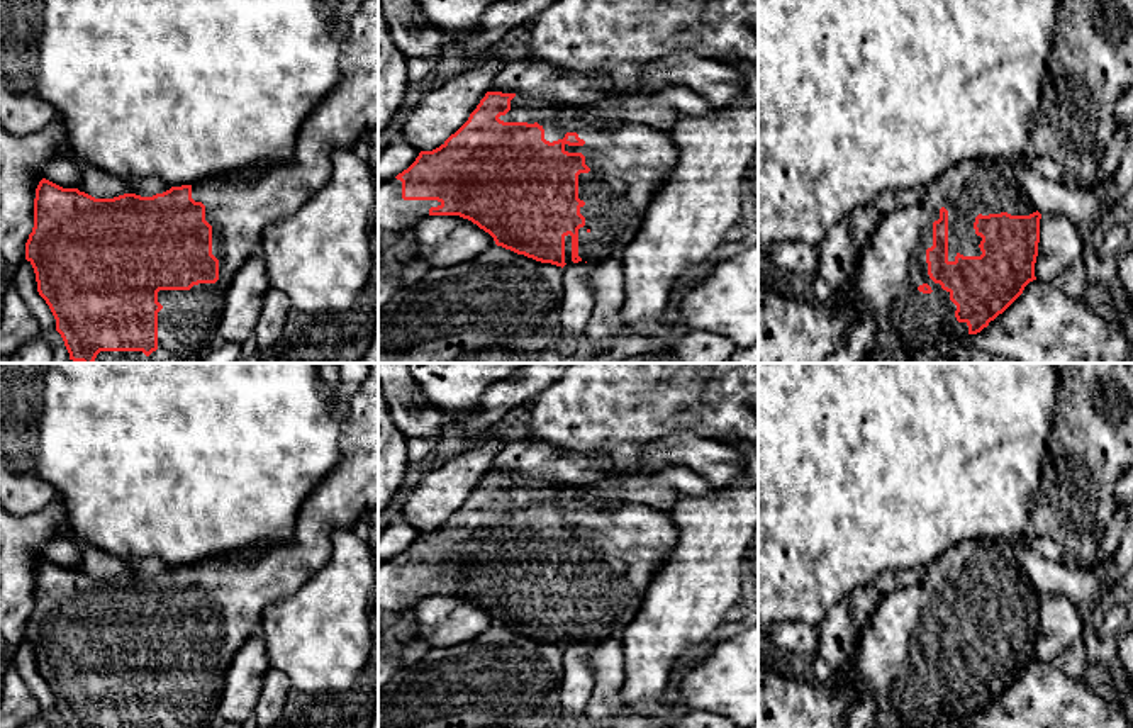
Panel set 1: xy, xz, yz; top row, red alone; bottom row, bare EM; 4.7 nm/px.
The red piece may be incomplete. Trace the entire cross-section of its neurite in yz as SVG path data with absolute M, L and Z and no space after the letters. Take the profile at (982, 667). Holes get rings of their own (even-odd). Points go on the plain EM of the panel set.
M1002 538L967 540L950 546L926 567L913 587L882 594L865 626L857 653L843 674L828 682L794 679L782 664L758 655L758 728L841 728L850 708L865 692L877 699L872 728L957 728L1002 694L1036 660L1035 643L1041 594Z

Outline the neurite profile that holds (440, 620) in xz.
M429 596L416 608L416 638L429 647L468 641L492 628L494 618L460 596Z

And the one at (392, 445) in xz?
M378 385L378 519L402 487L407 467L407 438L395 426Z

